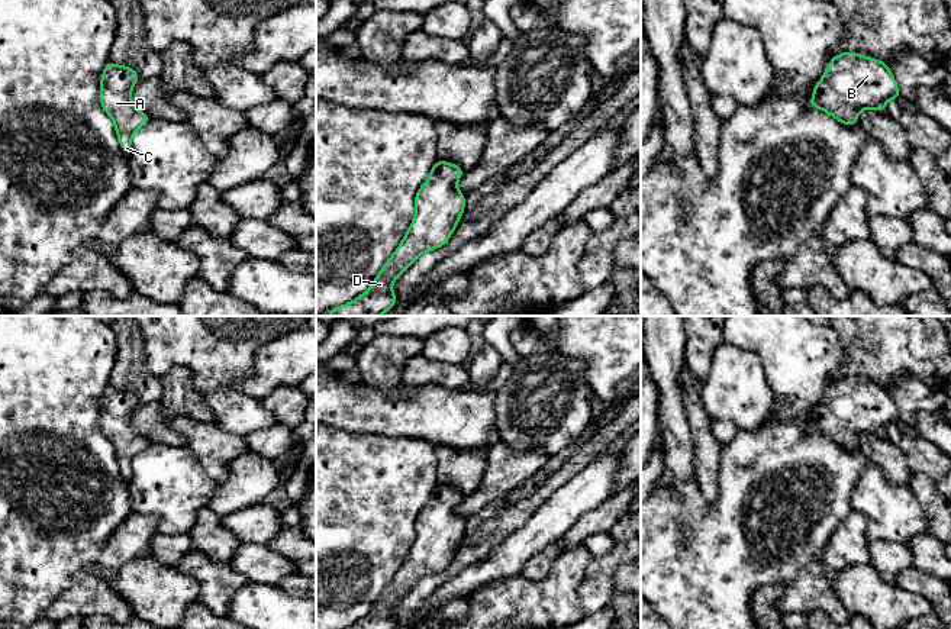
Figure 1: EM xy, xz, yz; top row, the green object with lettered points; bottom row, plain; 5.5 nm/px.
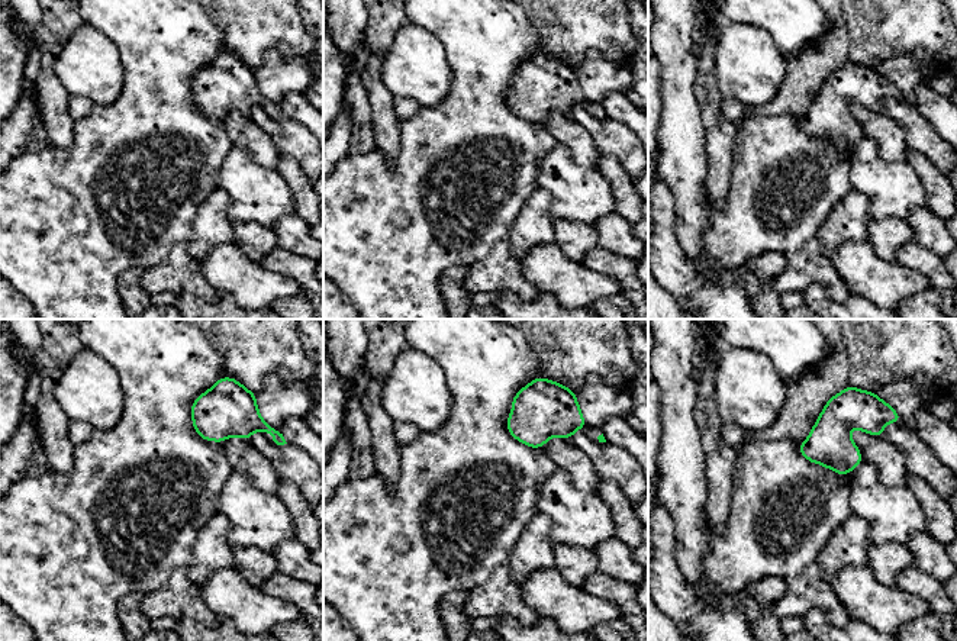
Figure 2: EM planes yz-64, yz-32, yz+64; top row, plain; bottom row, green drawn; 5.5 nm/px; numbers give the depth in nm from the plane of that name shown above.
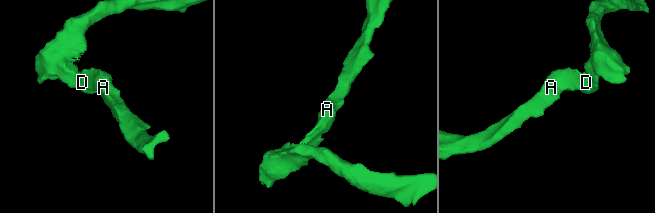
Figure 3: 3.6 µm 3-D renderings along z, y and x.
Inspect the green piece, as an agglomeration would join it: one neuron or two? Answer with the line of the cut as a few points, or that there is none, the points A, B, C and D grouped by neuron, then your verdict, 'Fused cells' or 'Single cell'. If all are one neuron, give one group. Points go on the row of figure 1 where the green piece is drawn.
No split. Groups: A B C D. Single cell

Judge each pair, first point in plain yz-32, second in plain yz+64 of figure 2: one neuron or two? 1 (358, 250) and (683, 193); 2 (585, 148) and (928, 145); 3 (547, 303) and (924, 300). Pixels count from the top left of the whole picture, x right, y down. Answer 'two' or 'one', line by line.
1: two
2: two
3: two

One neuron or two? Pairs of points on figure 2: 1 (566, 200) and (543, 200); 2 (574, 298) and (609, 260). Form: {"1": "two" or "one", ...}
{"1": "two", "2": "two"}

